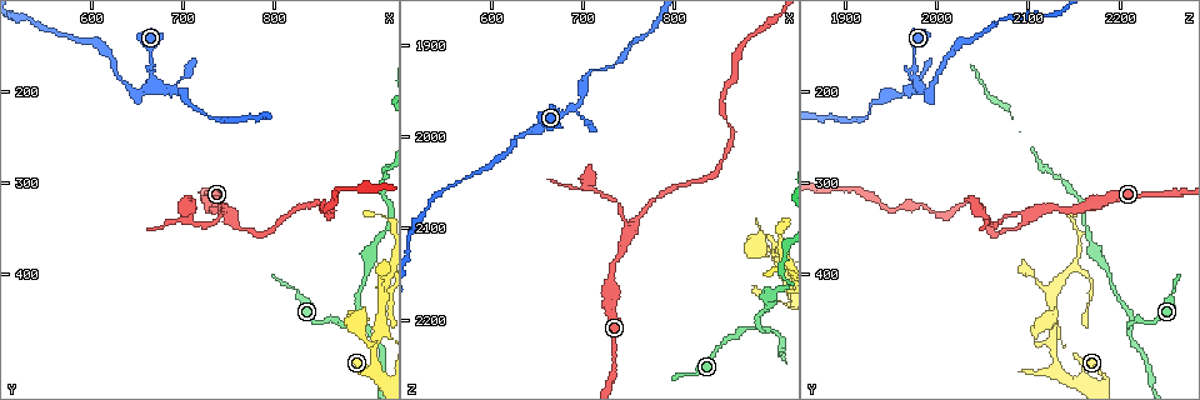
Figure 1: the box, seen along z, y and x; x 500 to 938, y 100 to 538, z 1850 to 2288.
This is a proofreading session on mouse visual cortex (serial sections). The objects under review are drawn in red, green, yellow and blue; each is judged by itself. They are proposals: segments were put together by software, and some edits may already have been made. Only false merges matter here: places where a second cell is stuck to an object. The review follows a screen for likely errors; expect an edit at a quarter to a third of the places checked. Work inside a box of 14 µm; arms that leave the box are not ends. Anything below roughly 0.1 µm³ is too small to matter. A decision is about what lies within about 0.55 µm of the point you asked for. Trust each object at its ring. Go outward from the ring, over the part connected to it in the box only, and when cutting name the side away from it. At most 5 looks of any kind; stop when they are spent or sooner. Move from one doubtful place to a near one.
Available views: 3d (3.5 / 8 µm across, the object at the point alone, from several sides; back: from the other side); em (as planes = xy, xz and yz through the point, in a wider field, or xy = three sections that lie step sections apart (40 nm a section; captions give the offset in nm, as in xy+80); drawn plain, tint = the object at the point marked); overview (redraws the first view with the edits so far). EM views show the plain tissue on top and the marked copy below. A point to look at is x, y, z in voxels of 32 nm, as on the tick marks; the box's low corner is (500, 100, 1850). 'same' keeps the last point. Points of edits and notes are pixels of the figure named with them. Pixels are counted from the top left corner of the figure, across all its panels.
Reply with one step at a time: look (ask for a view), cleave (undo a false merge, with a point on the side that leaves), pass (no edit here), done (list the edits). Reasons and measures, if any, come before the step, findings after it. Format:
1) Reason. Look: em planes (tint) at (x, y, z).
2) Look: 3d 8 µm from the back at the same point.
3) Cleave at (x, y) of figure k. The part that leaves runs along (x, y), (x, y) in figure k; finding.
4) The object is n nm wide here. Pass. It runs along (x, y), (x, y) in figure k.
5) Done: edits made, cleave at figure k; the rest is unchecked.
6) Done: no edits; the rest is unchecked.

Look: 3d 3.5 µm at (750, 335, 2100).

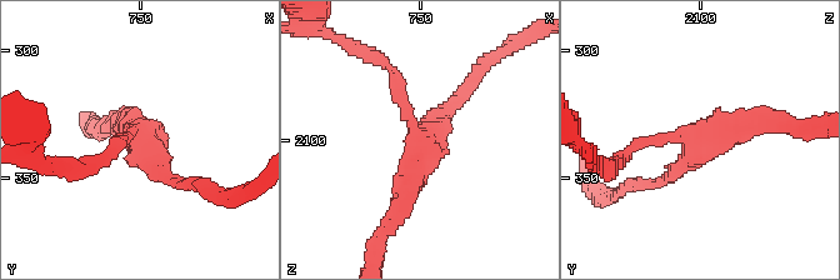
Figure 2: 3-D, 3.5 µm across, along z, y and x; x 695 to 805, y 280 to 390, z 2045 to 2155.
3 arms meet here; the arms are 150, 200, 250 nm wide. Look: em xy step 1 (tint) at (751, 336, 2100).

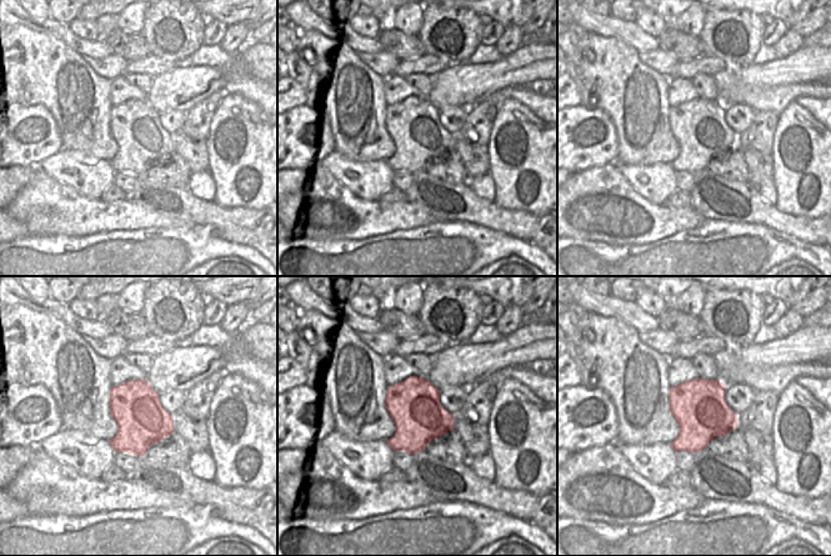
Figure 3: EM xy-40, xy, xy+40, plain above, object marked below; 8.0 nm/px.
Pass. One cell here.

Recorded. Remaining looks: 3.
Calibre changes. Look: 3d 3.5 µm at (710, 335, 2050).

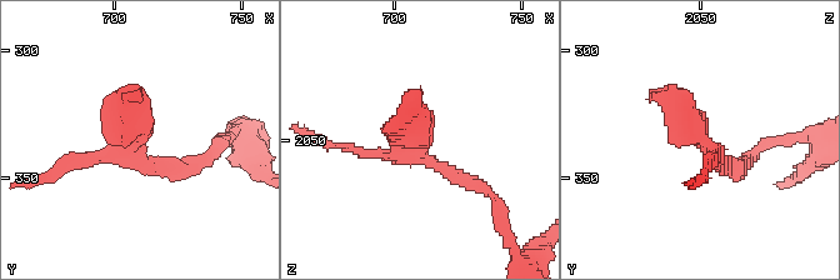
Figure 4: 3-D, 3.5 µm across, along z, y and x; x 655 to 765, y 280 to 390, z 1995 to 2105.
Now the EM. Look: em xy step 5 (tint) at (707, 336, 2052).

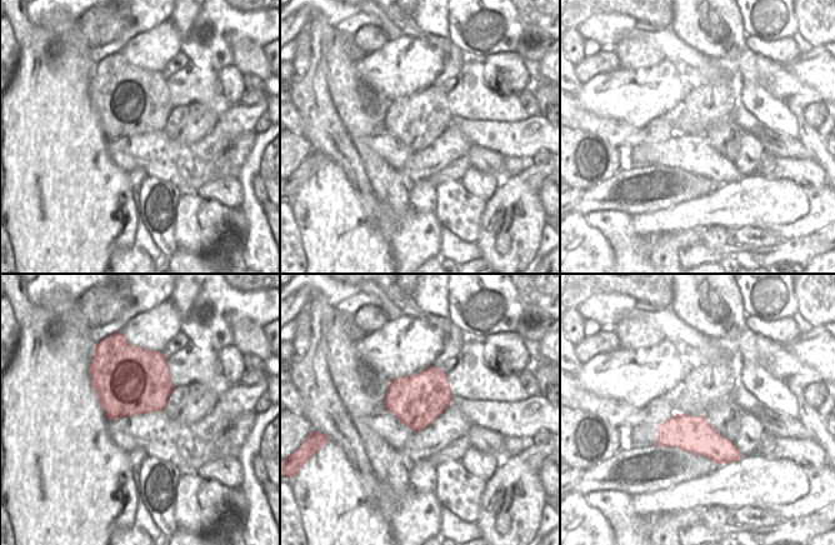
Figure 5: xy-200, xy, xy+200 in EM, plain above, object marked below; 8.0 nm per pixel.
Pass. It runs along (743, 165), (650, 89) in figure 4; one cell here.

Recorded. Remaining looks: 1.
Done: no edits; the rest is unchecked.

